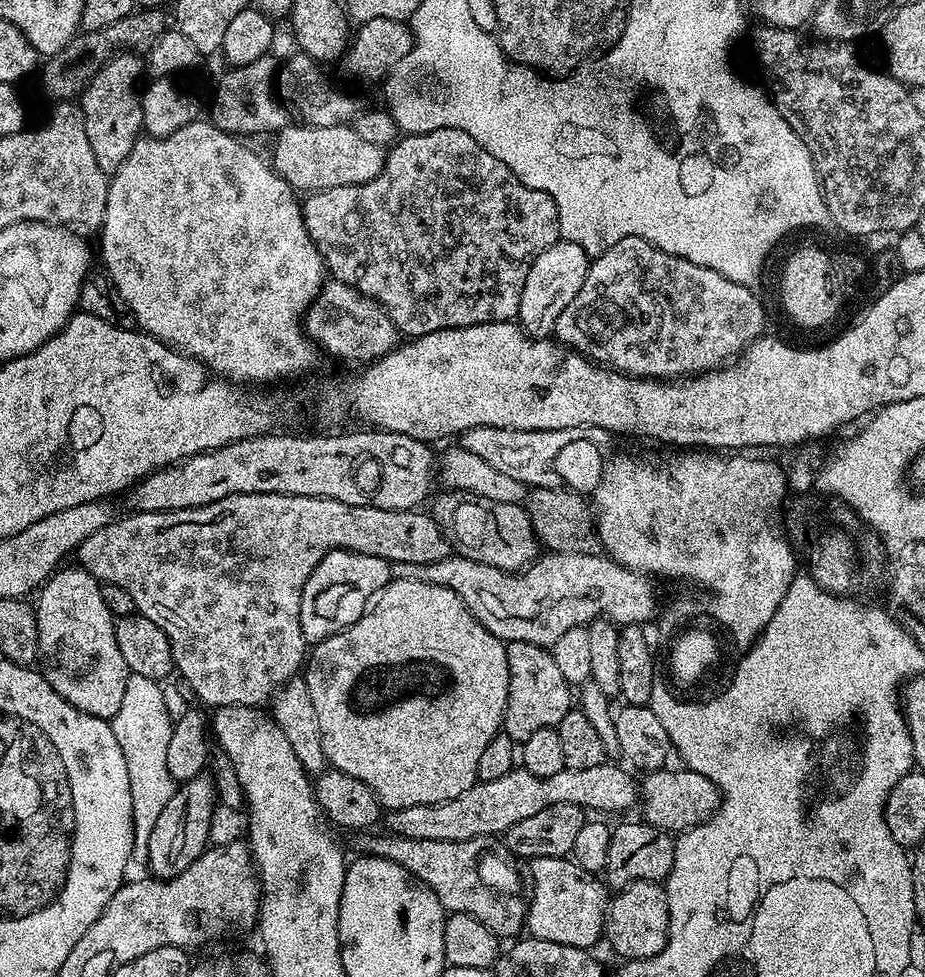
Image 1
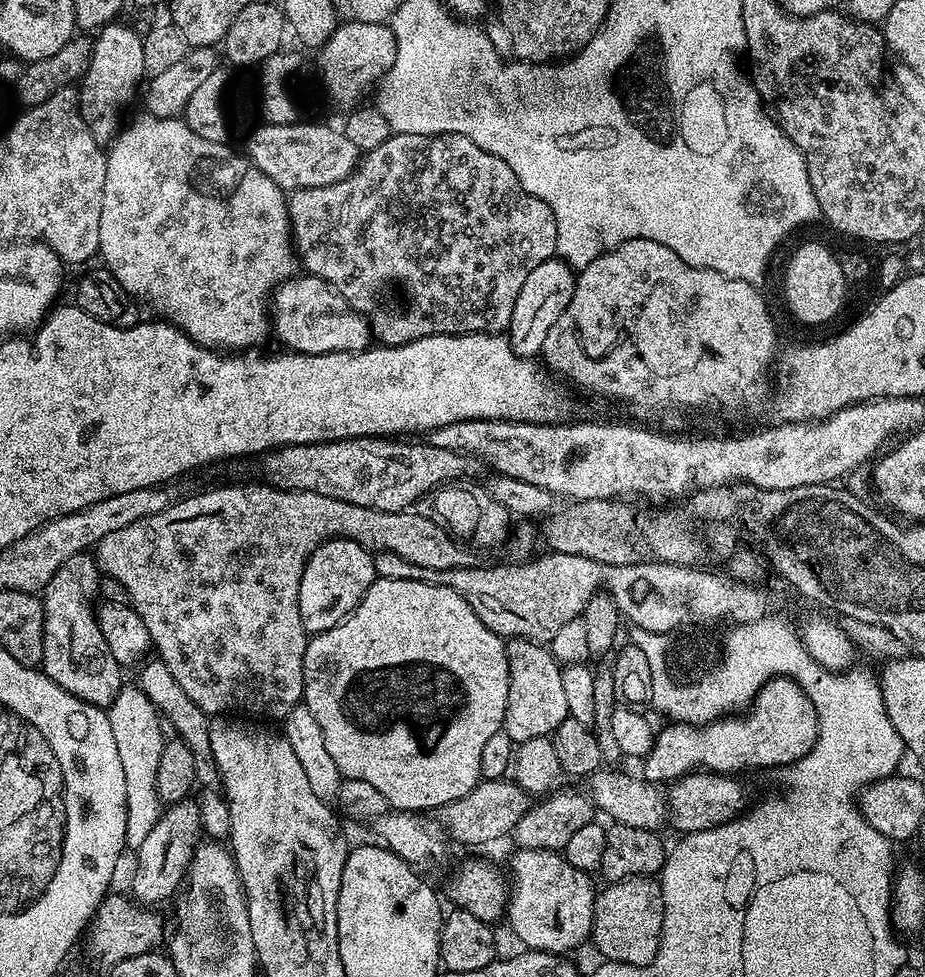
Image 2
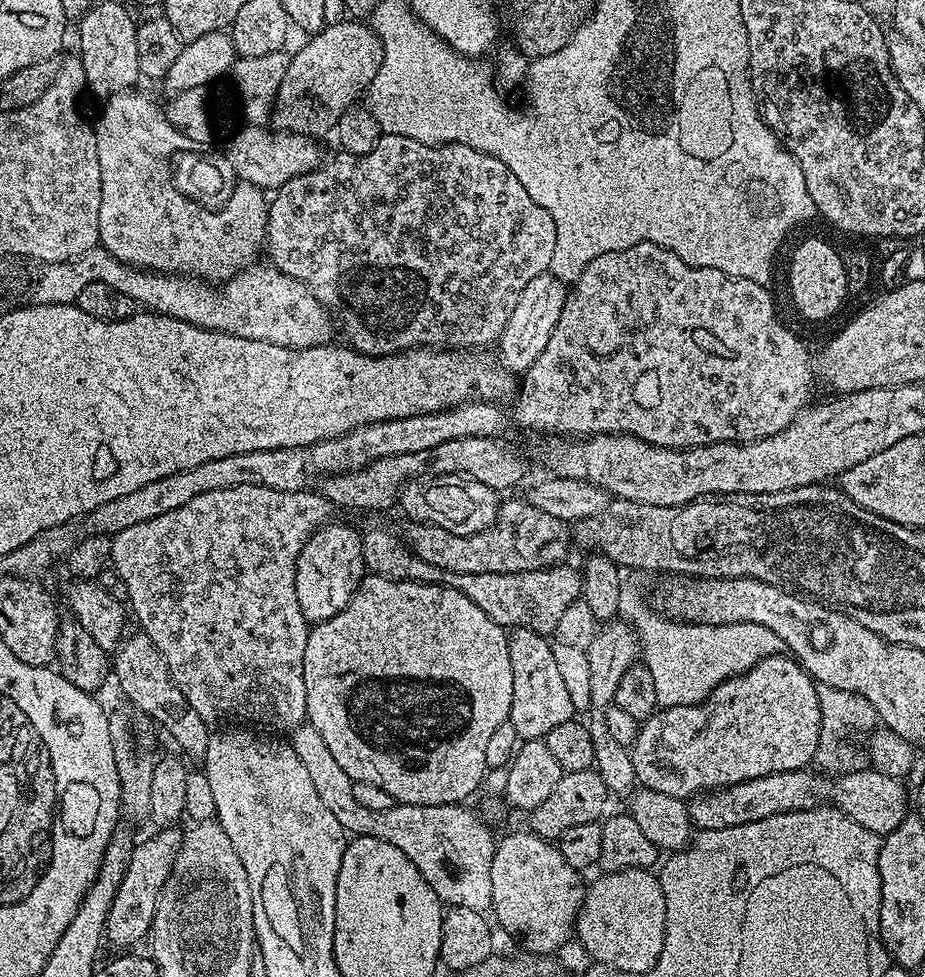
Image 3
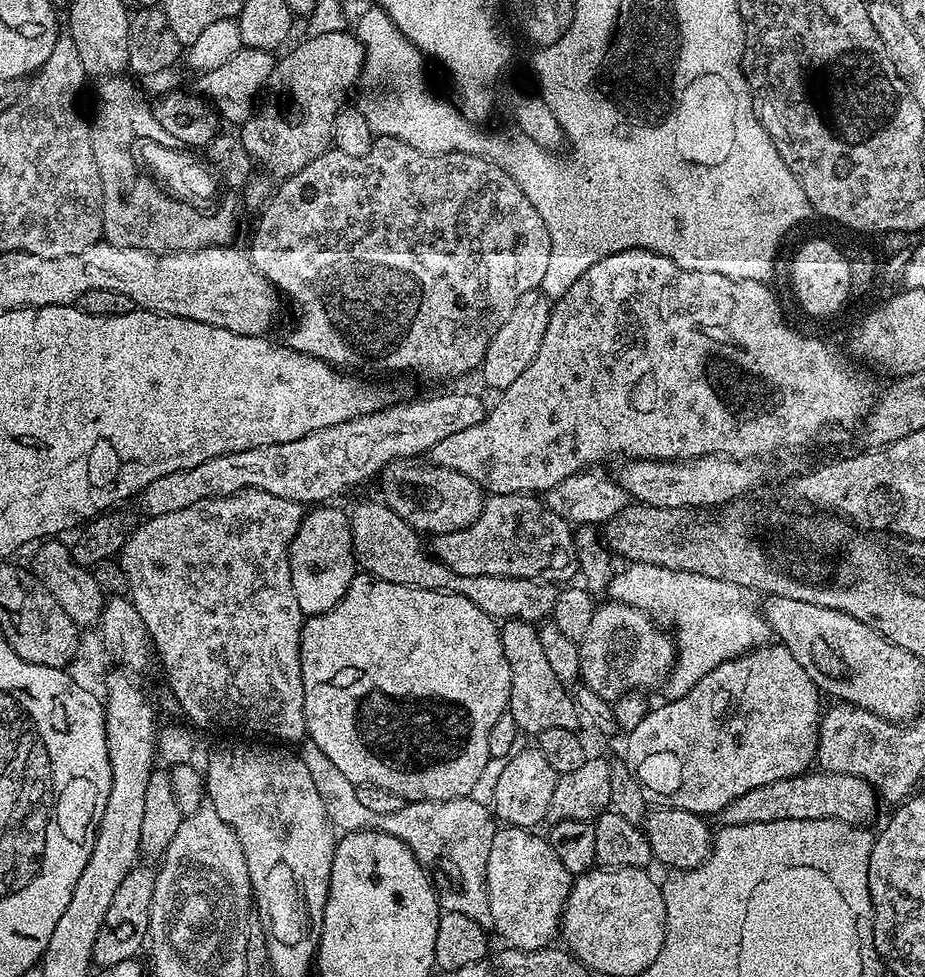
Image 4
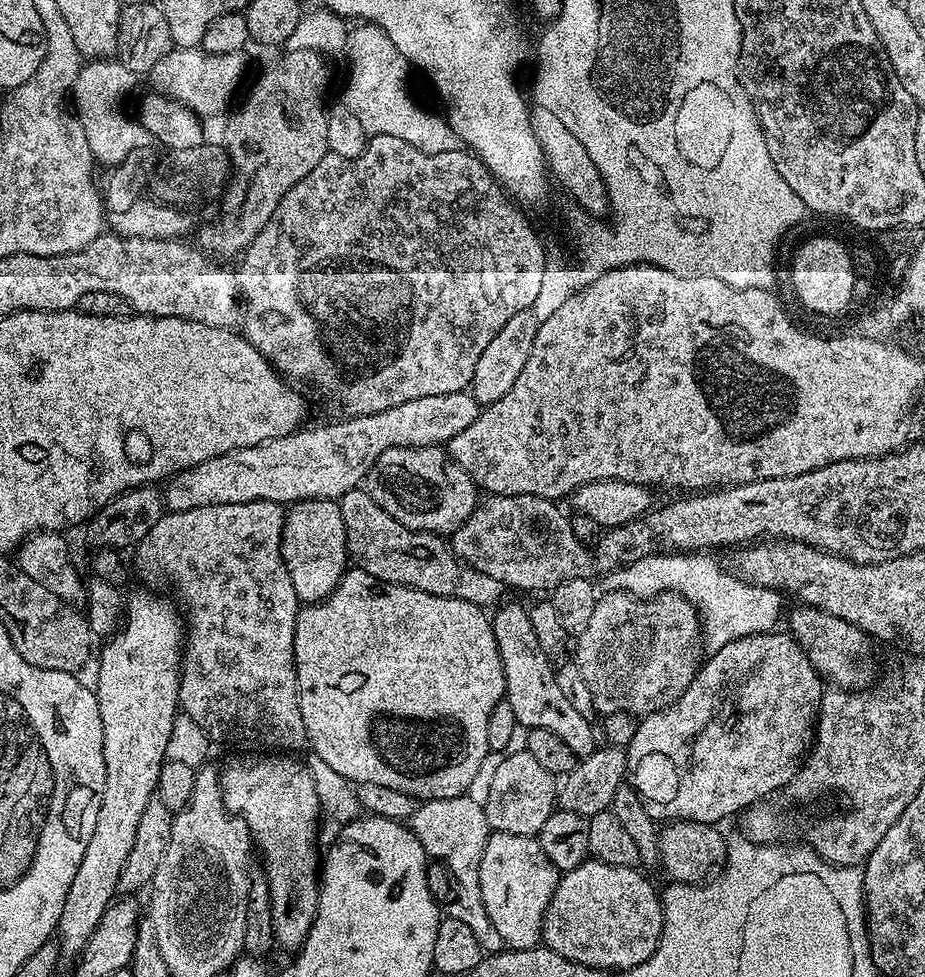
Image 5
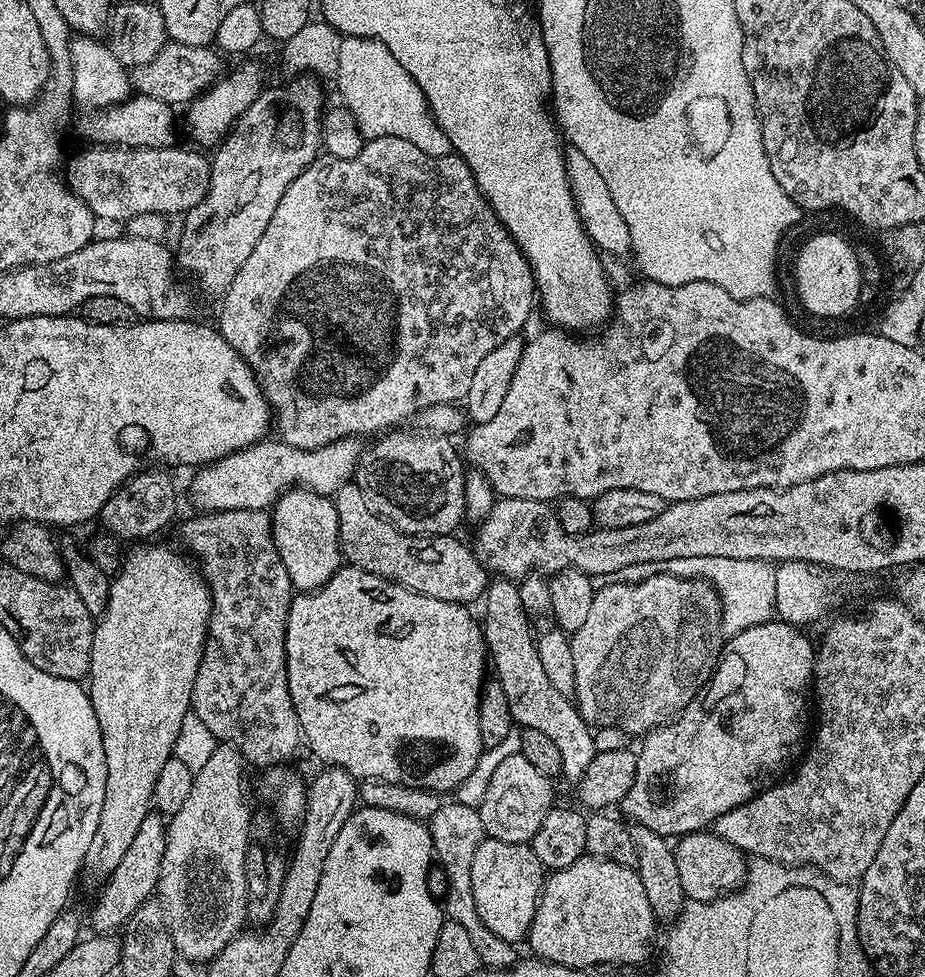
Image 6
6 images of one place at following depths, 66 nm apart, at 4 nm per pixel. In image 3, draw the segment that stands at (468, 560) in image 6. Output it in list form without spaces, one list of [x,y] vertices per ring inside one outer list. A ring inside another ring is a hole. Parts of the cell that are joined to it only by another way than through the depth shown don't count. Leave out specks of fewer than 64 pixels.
[[[372,528],[369,532],[365,531],[363,537],[364,566],[371,575],[381,576],[387,580],[409,580],[419,584],[443,584],[446,588],[458,590],[462,594],[466,594],[466,598],[470,598],[470,602],[474,602],[474,606],[478,606],[486,614],[490,614],[490,618],[494,618],[494,622],[501,624],[505,630],[525,628],[545,634],[555,633],[558,618],[562,618],[566,606],[570,606],[582,596],[581,573],[577,569],[575,572],[574,569],[568,568],[569,566],[530,570],[522,574],[458,574],[450,570],[442,570],[438,566],[430,566],[430,562],[422,562],[422,558],[418,558],[418,554],[414,554],[410,550],[408,541],[404,539],[403,535],[396,533],[395,536],[388,528]]]

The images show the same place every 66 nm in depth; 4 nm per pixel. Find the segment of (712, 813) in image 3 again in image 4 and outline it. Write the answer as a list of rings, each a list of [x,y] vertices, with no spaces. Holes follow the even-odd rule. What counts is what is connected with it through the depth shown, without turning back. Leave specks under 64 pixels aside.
[[[808,770],[803,775],[771,782],[742,794],[722,813],[725,825],[765,824],[779,820],[840,820],[853,826],[867,825],[867,820],[876,812],[878,797],[875,788],[862,778],[837,772]]]

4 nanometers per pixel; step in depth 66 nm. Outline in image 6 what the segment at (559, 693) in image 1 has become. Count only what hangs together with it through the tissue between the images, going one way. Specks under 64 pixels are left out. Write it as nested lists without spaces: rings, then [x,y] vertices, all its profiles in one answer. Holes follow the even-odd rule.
[[[496,578],[488,585],[487,592],[482,597],[484,604],[484,616],[482,615],[482,627],[484,629],[484,643],[487,655],[490,657],[490,664],[496,667],[495,679],[506,690],[506,702],[510,702],[510,714],[513,721],[520,728],[533,728],[542,730],[542,734],[547,734],[554,741],[554,746],[558,746],[558,754],[562,754],[562,776],[569,782],[575,782],[586,774],[586,766],[590,766],[594,749],[592,746],[593,729],[582,718],[582,714],[576,709],[575,703],[569,697],[558,694],[554,690],[553,683],[549,681],[549,676],[542,667],[541,659],[536,649],[537,637],[532,634],[533,621],[526,614],[522,606],[522,594],[519,587],[507,578]]]

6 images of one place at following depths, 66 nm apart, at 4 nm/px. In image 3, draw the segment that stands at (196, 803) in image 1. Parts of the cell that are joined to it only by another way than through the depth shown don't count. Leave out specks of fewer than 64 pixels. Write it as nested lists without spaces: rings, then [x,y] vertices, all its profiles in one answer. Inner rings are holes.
[[[179,827],[161,828],[153,831],[149,840],[135,845],[132,857],[126,866],[126,874],[122,878],[122,886],[118,886],[118,894],[114,894],[114,902],[110,906],[108,921],[104,927],[107,943],[112,943],[116,950],[128,950],[131,944],[147,937],[152,931],[154,910],[158,906],[158,898],[162,894],[162,886],[166,886],[166,878],[174,870],[174,862],[178,858],[180,844],[184,840],[184,832]]]

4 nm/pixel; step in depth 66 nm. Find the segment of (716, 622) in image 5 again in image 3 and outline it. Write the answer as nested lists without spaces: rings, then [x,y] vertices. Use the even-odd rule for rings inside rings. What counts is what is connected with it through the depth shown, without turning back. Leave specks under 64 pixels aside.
[[[621,587],[618,613],[630,621],[638,637],[642,662],[650,670],[650,678],[654,678],[654,694],[660,708],[700,704],[712,693],[715,685],[723,683],[729,677],[742,675],[760,660],[777,655],[782,648],[778,634],[774,634],[774,630],[766,630],[766,626],[761,624],[690,624],[677,622],[657,609],[656,612],[644,601],[644,596],[638,589]]]

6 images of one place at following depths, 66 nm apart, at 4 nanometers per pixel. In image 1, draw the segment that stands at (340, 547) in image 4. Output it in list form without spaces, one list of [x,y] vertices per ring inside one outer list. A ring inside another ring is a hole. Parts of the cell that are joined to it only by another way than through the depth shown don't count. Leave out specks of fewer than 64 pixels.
[[[336,548],[318,566],[302,590],[300,621],[305,641],[315,642],[330,638],[336,632],[349,628],[362,614],[368,611],[373,600],[393,579],[392,569],[387,560],[374,558],[370,554],[358,554]]]

